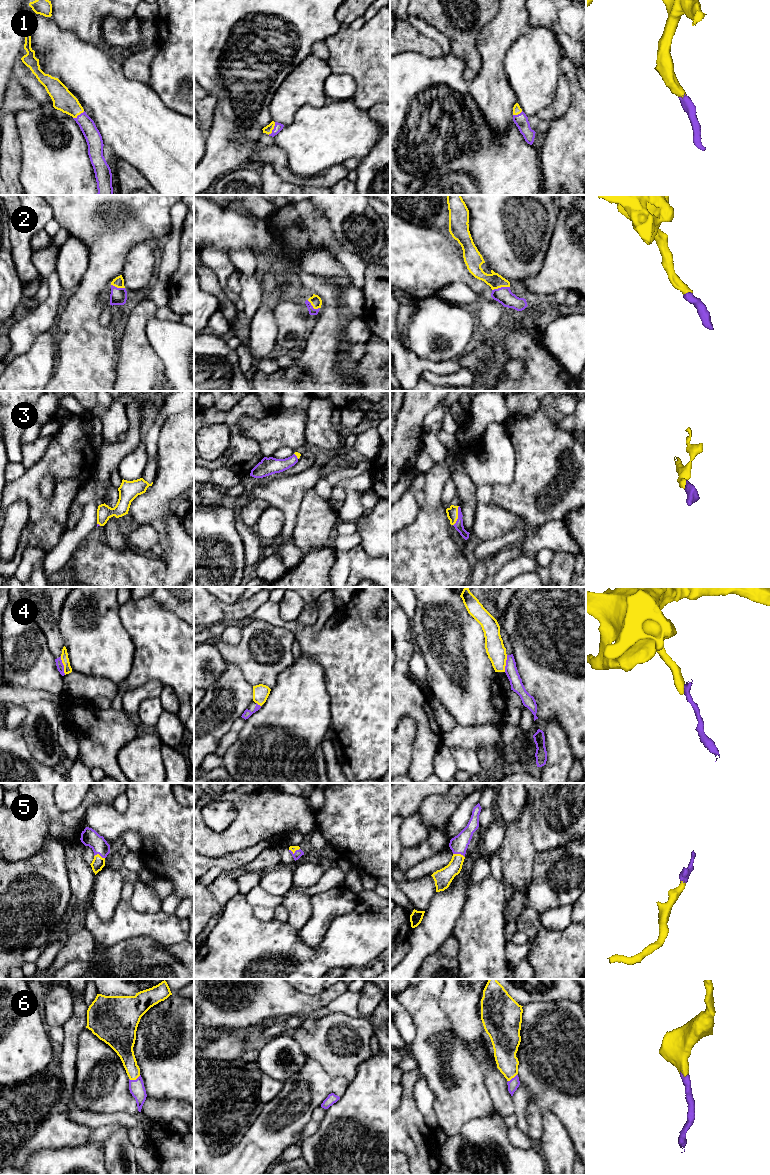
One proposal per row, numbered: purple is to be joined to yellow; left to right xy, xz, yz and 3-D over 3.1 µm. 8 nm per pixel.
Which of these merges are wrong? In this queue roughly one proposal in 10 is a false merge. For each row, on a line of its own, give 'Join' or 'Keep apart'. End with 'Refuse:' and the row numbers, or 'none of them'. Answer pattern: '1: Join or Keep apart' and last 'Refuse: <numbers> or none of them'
1: Join
2: Join
3: Join
4: Keep apart
5: Join
6: Join
Refuse: 4

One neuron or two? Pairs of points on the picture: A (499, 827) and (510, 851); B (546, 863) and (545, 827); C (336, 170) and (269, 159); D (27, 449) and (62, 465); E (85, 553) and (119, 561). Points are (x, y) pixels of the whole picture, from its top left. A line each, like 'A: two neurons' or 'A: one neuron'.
A: two neurons
B: two neurons
C: one neuron
D: two neurons
E: one neuron

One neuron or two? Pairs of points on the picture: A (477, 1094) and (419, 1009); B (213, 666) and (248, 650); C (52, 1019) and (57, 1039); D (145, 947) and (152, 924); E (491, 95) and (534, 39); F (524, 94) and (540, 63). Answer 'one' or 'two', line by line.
A: one
B: two
C: two
D: two
E: two
F: one

